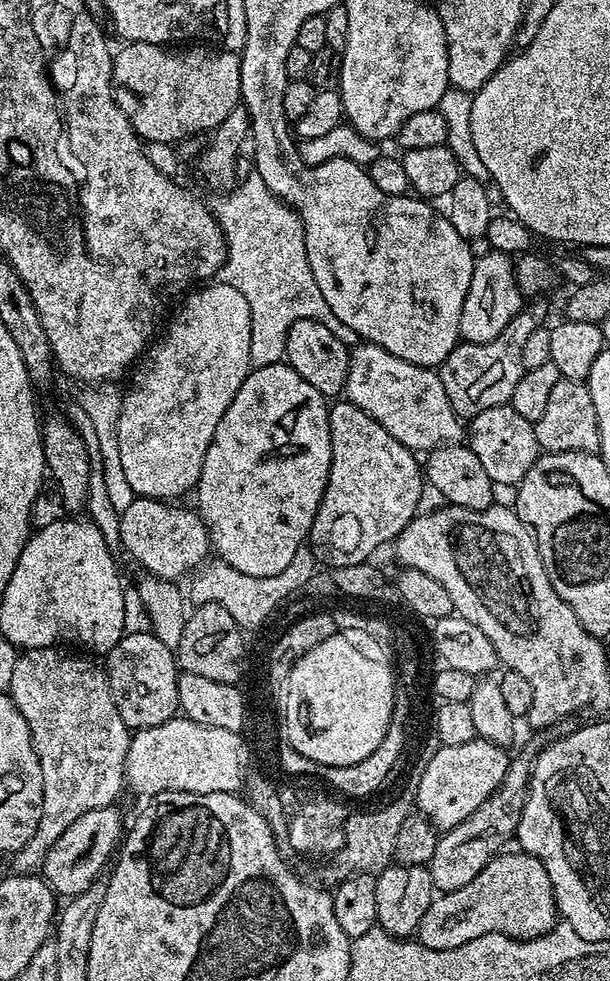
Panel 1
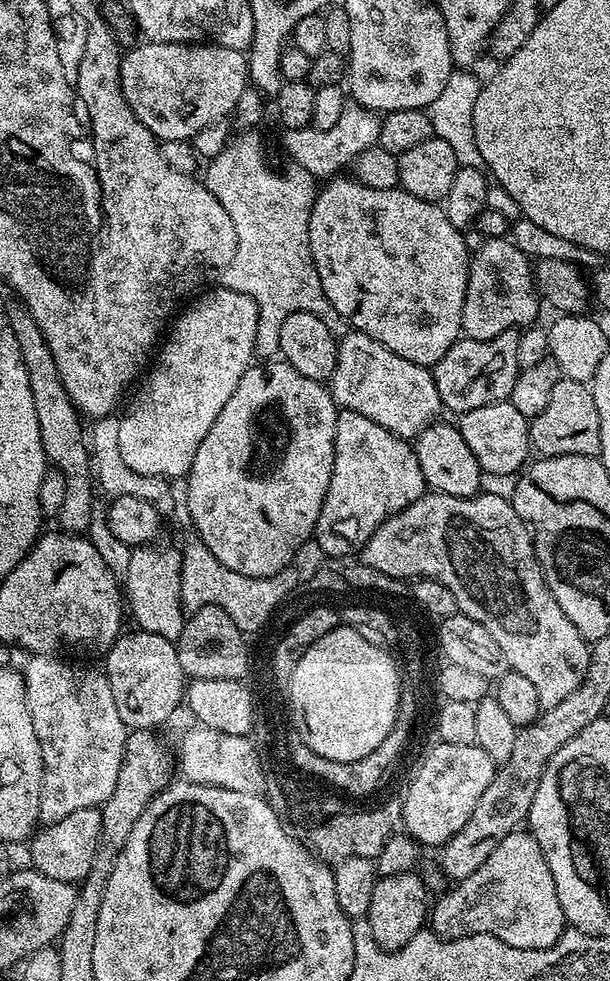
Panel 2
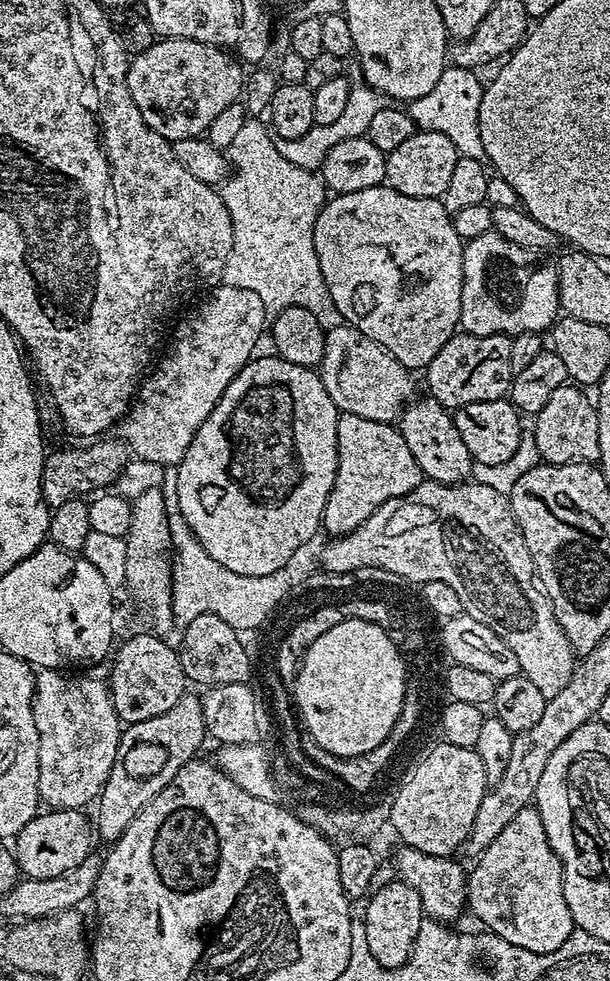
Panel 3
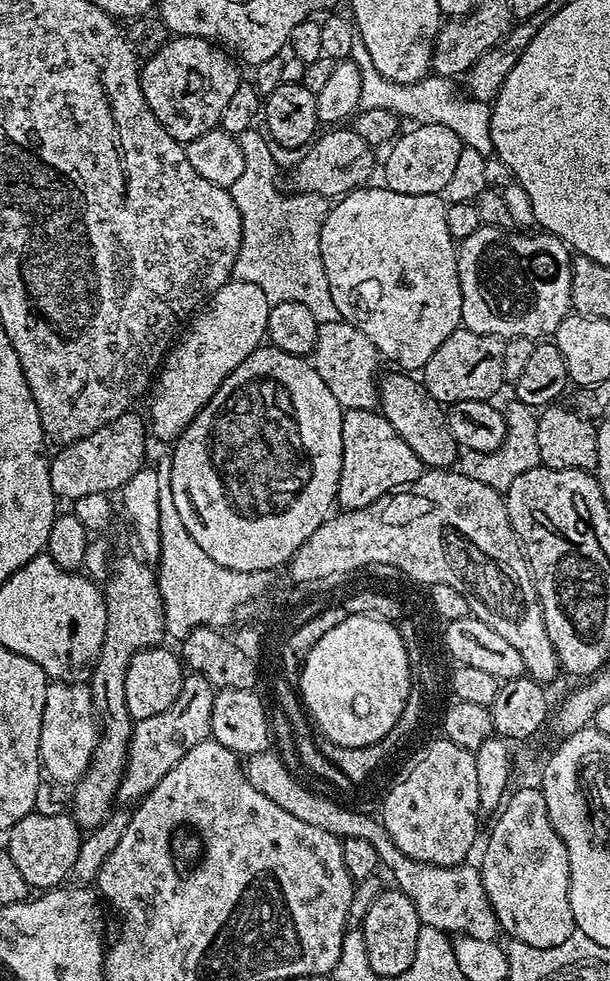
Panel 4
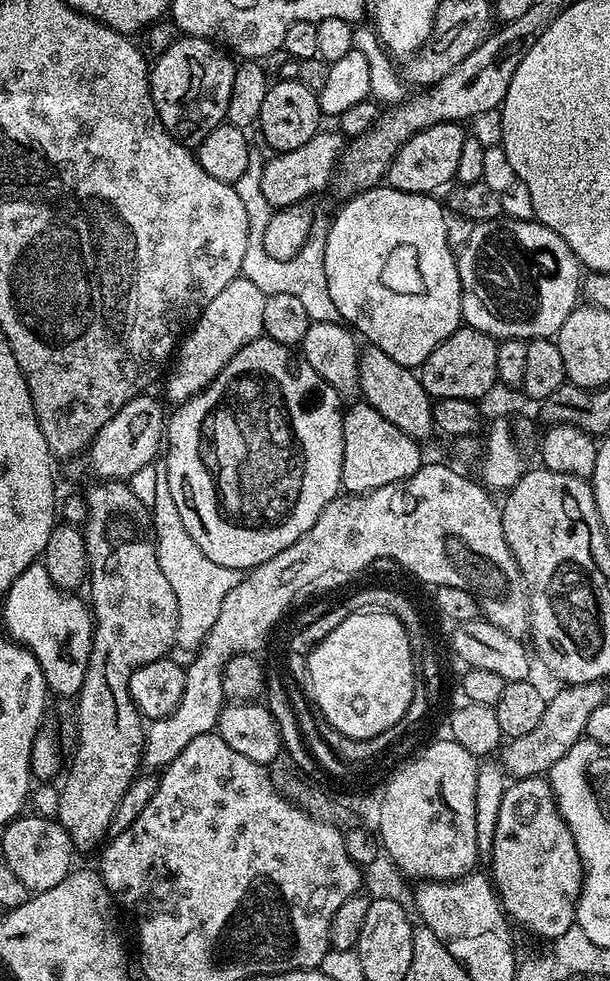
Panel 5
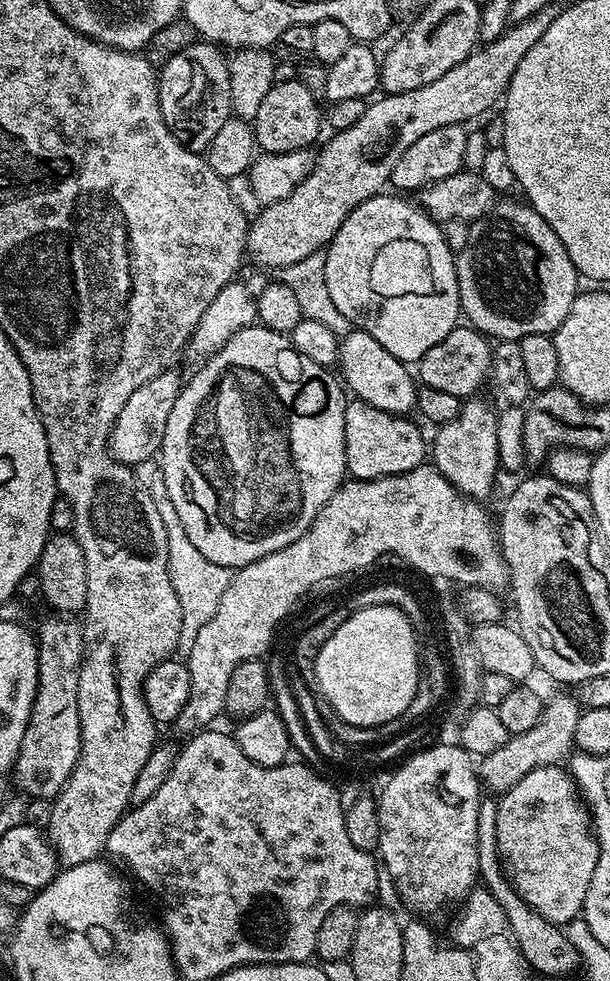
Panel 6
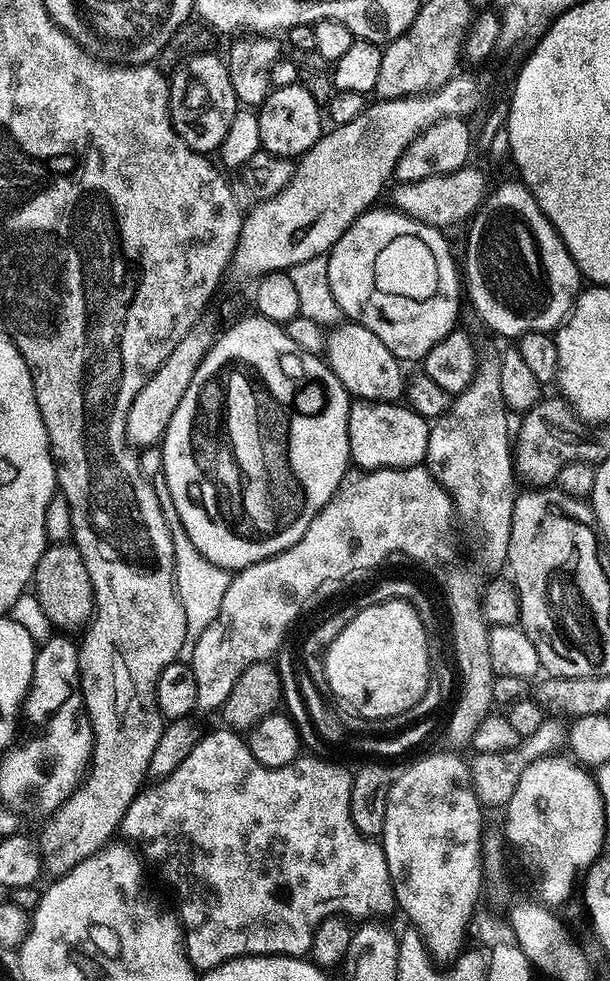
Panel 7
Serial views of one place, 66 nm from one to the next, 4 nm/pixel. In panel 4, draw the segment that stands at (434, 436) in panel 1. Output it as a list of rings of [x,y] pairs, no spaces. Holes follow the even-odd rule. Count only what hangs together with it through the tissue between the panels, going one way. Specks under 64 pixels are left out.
[[[345,320],[320,325],[318,342],[312,351],[310,363],[318,370],[322,382],[326,382],[330,394],[338,398],[341,408],[347,410],[377,407],[378,377],[381,375],[382,357],[376,351],[374,342],[370,342],[370,338],[362,334],[362,330],[358,330],[352,324],[347,324]]]

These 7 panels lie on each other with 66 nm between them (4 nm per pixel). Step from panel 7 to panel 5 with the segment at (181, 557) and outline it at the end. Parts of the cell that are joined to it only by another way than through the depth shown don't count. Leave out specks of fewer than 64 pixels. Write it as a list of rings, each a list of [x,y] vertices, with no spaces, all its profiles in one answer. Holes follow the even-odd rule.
[[[163,458],[154,463],[155,495],[150,507],[150,528],[156,541],[158,566],[162,566],[162,575],[170,582],[174,598],[178,598],[178,626],[176,627],[176,644],[179,647],[199,649],[200,643],[210,634],[210,626],[218,622],[218,612],[226,602],[226,596],[238,586],[242,579],[239,568],[218,566],[218,562],[202,554],[202,546],[190,538],[190,530],[178,515],[178,506],[170,495],[170,474],[166,474],[166,462]]]

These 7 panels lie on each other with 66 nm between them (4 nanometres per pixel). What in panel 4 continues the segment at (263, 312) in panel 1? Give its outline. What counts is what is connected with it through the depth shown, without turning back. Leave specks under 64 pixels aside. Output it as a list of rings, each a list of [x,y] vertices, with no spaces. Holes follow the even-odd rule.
[[[249,130],[238,137],[246,167],[242,178],[231,188],[234,206],[242,218],[242,242],[232,267],[237,280],[254,282],[272,304],[302,302],[317,324],[338,322],[338,306],[330,295],[326,282],[326,266],[322,266],[320,231],[330,207],[325,197],[313,192],[293,191],[292,196],[280,192],[276,185],[278,167],[268,145],[269,137],[263,131]]]

